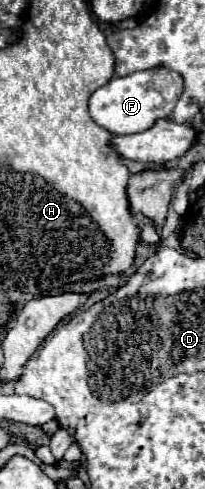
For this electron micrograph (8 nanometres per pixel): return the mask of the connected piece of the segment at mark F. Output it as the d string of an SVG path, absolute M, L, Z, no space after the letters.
M167 68L133 72L129 76L113 76L105 86L97 88L89 98L91 118L111 134L135 134L147 130L159 118L167 118L183 90L183 78Z

